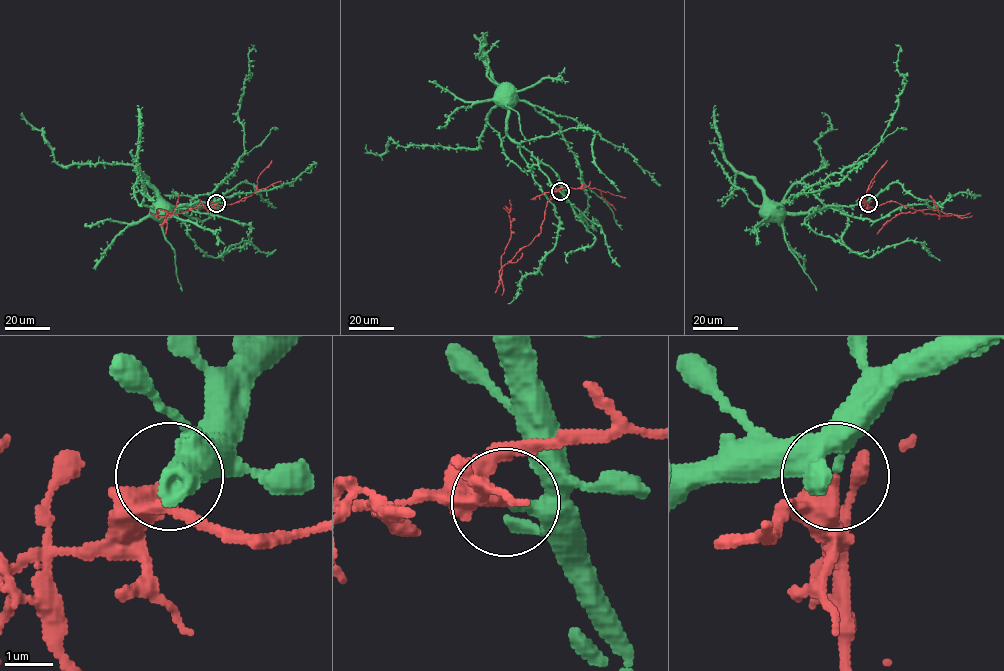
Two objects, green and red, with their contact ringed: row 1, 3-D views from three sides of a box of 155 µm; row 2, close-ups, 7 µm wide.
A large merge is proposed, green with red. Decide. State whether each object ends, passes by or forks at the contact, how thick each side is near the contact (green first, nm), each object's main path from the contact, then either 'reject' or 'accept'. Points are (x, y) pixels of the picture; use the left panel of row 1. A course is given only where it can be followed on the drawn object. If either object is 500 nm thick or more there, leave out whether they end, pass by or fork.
green ends there; red ends there; 190 nm thick on the green side, 400 nm on the other; green runs (216, 202), (205, 206), (177, 206), (163, 212), (166, 207), (160, 204); red runs (216, 203), (207, 211), (200, 201), (196, 208), (180, 213), (155, 215), (159, 209), (167, 212), (165, 234); reject

